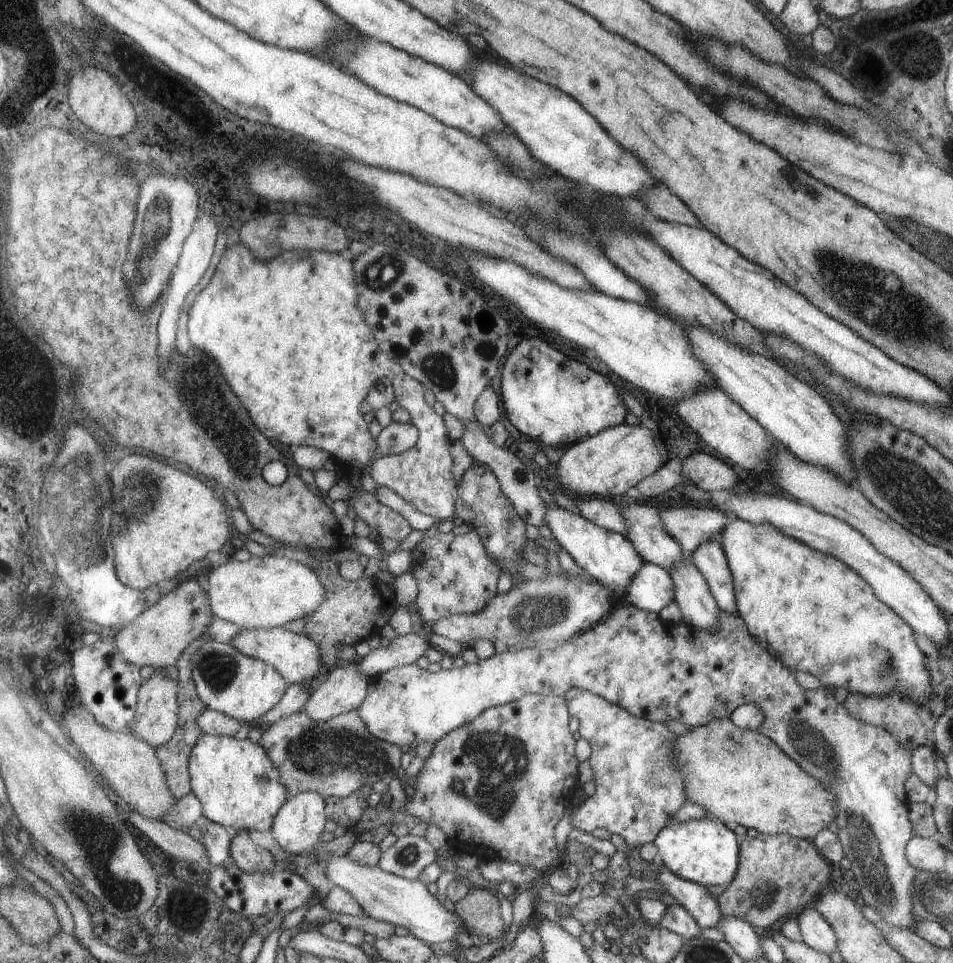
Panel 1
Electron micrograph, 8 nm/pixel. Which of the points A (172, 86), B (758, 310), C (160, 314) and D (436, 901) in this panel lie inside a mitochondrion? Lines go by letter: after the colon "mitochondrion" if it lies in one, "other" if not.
A: other
B: other
C: other
D: other

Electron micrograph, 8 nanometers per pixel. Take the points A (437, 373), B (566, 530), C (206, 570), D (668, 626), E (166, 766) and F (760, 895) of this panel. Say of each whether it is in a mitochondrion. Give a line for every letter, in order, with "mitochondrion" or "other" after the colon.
A: mitochondrion
B: other
C: other
D: other
E: other
F: mitochondrion

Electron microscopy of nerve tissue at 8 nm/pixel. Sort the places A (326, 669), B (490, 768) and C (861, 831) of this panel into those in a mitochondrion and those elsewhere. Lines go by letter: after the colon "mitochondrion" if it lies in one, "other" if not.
A: other
B: mitochondrion
C: mitochondrion

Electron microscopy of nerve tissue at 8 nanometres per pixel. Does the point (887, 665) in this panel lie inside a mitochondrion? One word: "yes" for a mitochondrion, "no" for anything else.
yes

